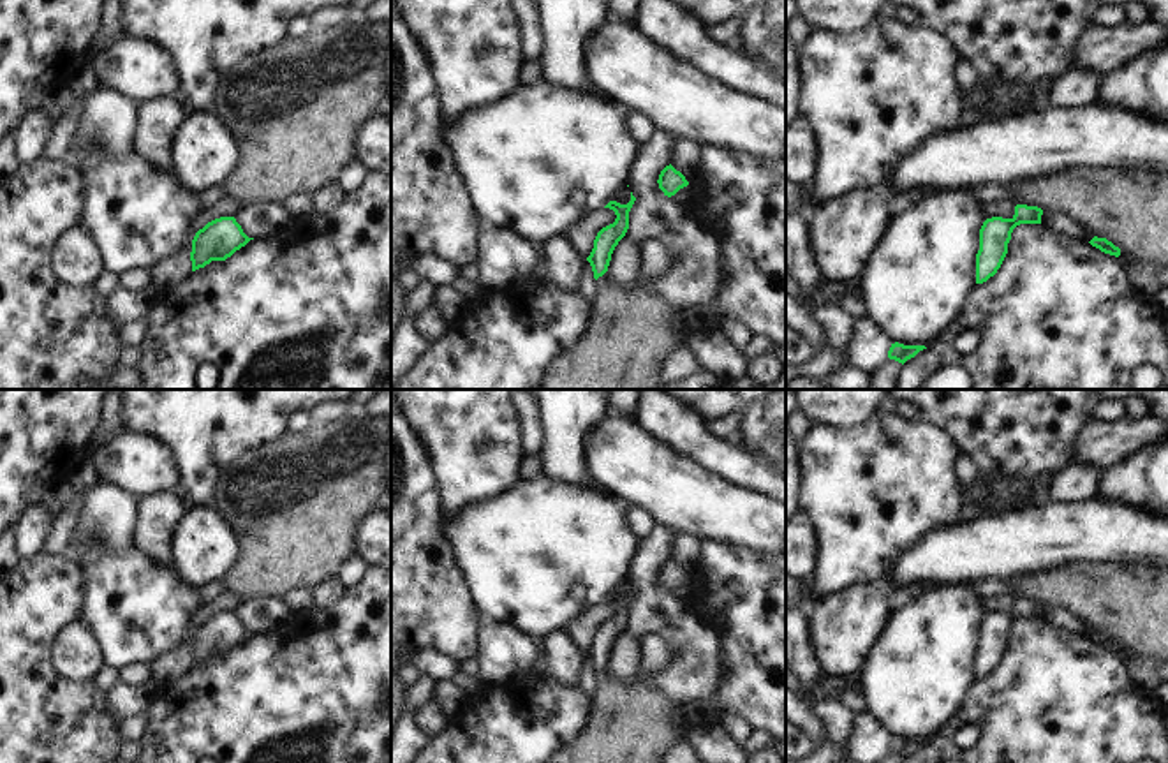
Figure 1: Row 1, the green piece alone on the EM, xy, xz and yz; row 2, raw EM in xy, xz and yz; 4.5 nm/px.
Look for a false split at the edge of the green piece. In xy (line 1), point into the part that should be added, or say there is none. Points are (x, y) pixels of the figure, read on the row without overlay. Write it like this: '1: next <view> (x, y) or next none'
1: next none

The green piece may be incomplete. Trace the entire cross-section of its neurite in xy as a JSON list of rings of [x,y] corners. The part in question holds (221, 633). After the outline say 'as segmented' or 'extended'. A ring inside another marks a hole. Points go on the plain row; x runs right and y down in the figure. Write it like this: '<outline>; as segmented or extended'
[[[220,611],[199,624],[192,634],[192,666],[211,656],[225,656],[250,634],[234,611]]]; as segmented

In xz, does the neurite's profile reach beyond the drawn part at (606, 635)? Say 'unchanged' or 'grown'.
unchanged

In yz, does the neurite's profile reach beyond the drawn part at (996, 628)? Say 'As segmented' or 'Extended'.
As segmented.

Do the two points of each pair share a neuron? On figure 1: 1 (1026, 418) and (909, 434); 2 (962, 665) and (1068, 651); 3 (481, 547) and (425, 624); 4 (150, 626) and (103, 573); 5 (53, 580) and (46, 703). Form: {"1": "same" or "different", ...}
{"1": "different", "2": "different", "3": "different", "4": "same", "5": "same"}

